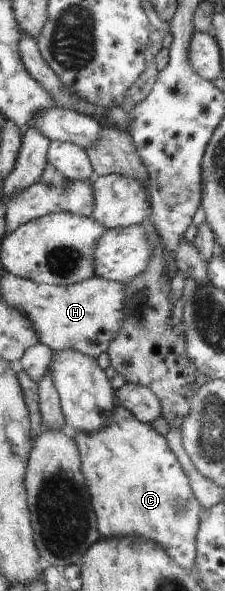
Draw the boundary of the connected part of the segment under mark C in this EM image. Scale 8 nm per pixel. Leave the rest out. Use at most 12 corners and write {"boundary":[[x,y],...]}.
{"boundary":[[119,400],[71,432],[103,539],[191,573],[203,506],[165,436]]}

